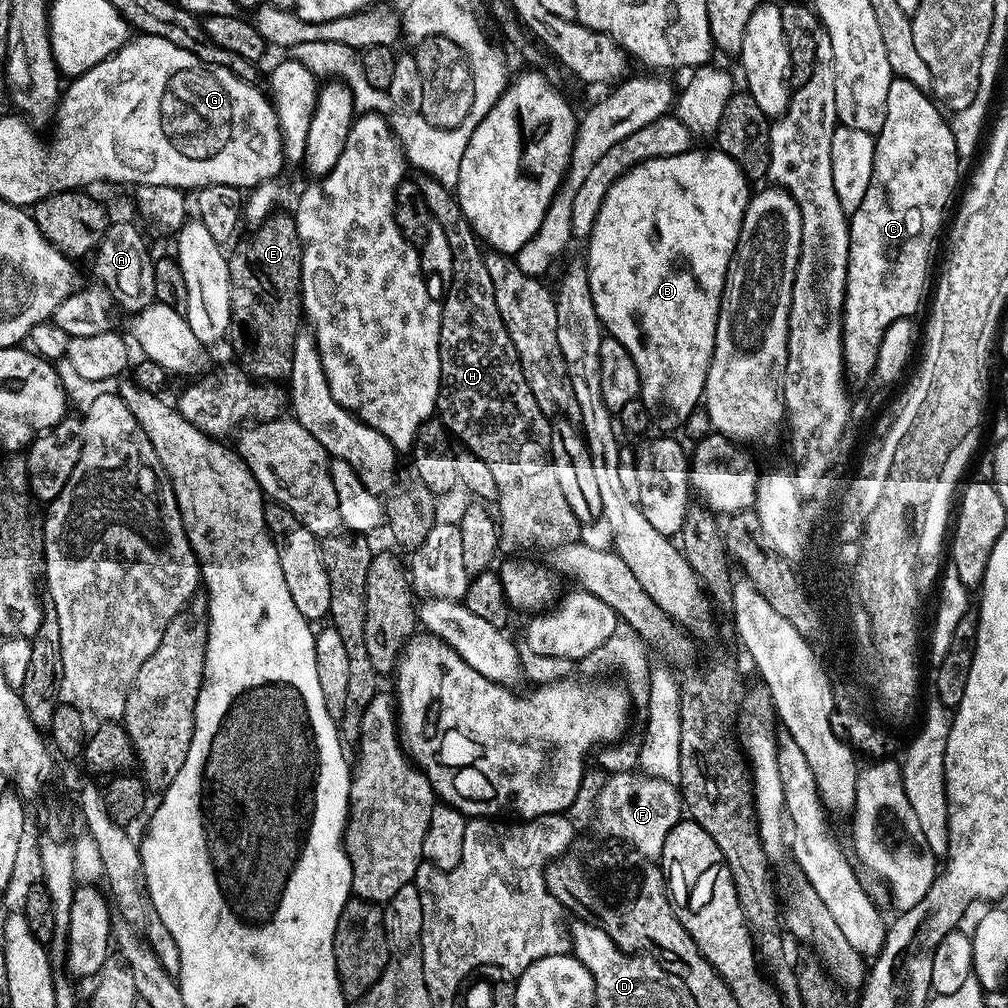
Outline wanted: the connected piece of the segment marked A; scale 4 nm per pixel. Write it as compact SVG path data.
M109 223L94 250L96 256L95 278L114 297L115 303L130 310L129 313L141 312L156 300L154 290L154 256L148 253L148 244L144 236L132 224Z

